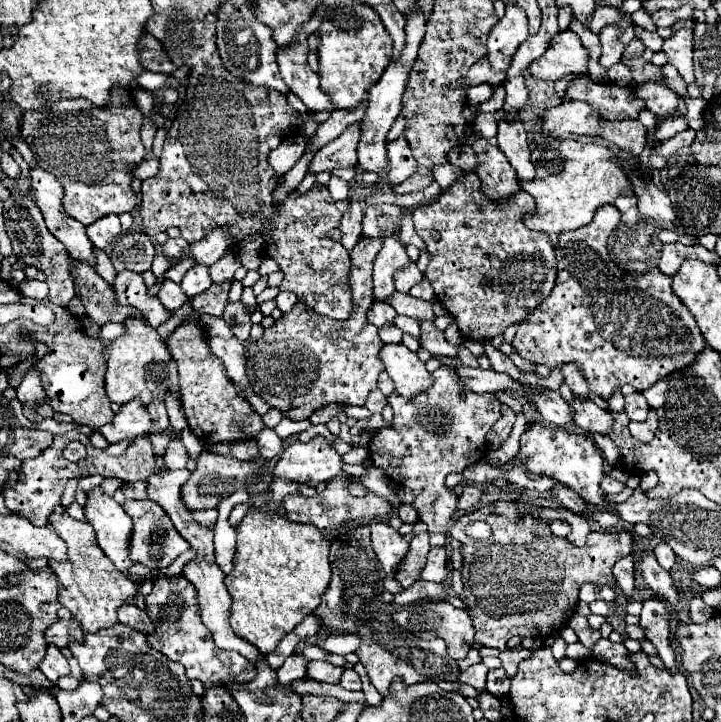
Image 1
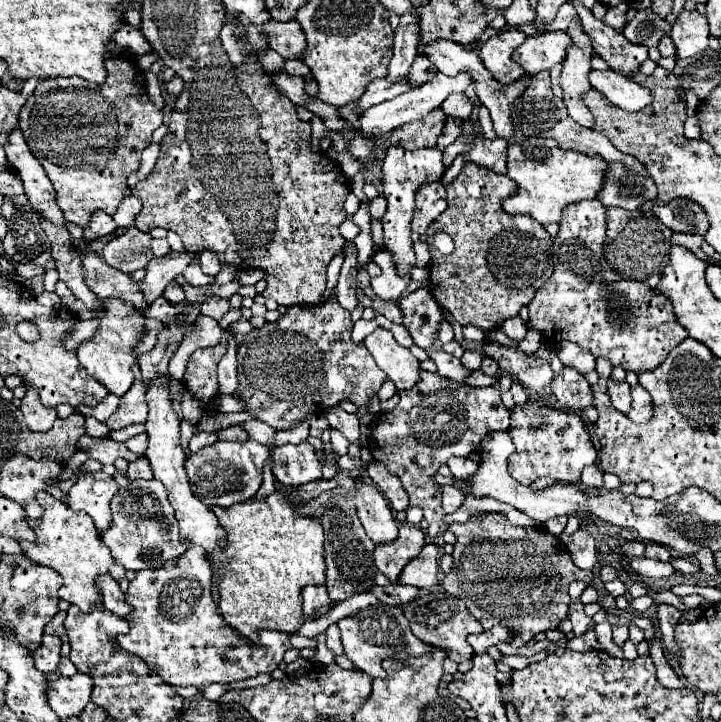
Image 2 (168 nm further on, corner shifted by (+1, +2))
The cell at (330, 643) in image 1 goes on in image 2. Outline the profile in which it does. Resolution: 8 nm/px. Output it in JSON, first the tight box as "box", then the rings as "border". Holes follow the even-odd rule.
{"box":[118,551,292,687],"border":[[[186,551],[158,569],[138,571],[126,591],[126,601],[134,607],[134,611],[128,615],[130,633],[118,635],[118,643],[124,647],[124,651],[142,657],[150,665],[156,665],[162,679],[170,685],[208,687],[210,683],[234,683],[260,673],[272,673],[282,663],[284,653],[292,649],[290,633],[284,631],[260,631],[260,647],[246,647],[244,641],[238,639],[238,633],[216,613],[216,605],[210,595],[210,577],[212,569],[210,563],[202,559],[202,551]]]}

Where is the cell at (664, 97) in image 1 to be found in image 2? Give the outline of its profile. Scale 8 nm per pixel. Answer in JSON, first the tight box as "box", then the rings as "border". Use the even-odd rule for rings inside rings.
{"box":[590,69,652,111],"border":[[[612,69],[592,71],[590,85],[596,91],[604,93],[606,99],[610,99],[616,107],[626,109],[626,111],[640,111],[652,103],[652,93],[644,85],[624,75],[618,75]]]}

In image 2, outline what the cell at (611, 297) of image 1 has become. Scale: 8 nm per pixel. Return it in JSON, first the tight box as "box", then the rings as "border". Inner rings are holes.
{"box":[528,199,688,375],"border":[[[598,199],[566,207],[552,245],[554,273],[528,305],[528,331],[540,331],[548,347],[570,341],[596,359],[606,357],[614,367],[624,367],[624,371],[640,375],[660,367],[668,353],[688,335],[678,323],[666,295],[648,287],[644,281],[618,277],[606,263],[606,225],[606,207]]]}

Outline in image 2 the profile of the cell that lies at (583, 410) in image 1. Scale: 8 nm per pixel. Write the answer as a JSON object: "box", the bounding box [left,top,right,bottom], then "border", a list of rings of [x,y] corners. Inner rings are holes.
{"box":[554,367,594,413],"border":[[[568,367],[562,369],[560,375],[554,375],[554,393],[556,401],[562,409],[582,413],[588,407],[594,407],[594,397],[590,391],[590,383],[584,375],[578,375],[578,371],[570,371]]]}

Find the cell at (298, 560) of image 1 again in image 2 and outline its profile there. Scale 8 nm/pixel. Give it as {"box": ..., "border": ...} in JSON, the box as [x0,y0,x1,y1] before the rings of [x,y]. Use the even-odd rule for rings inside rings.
{"box":[212,491,326,643],"border":[[[276,491],[264,501],[246,501],[230,507],[212,507],[220,525],[226,531],[226,551],[214,559],[212,567],[224,567],[224,577],[218,585],[220,589],[220,613],[228,625],[238,633],[258,643],[258,631],[276,629],[294,633],[302,621],[302,589],[308,585],[326,583],[324,565],[324,531],[318,519],[294,515],[294,507]]]}

